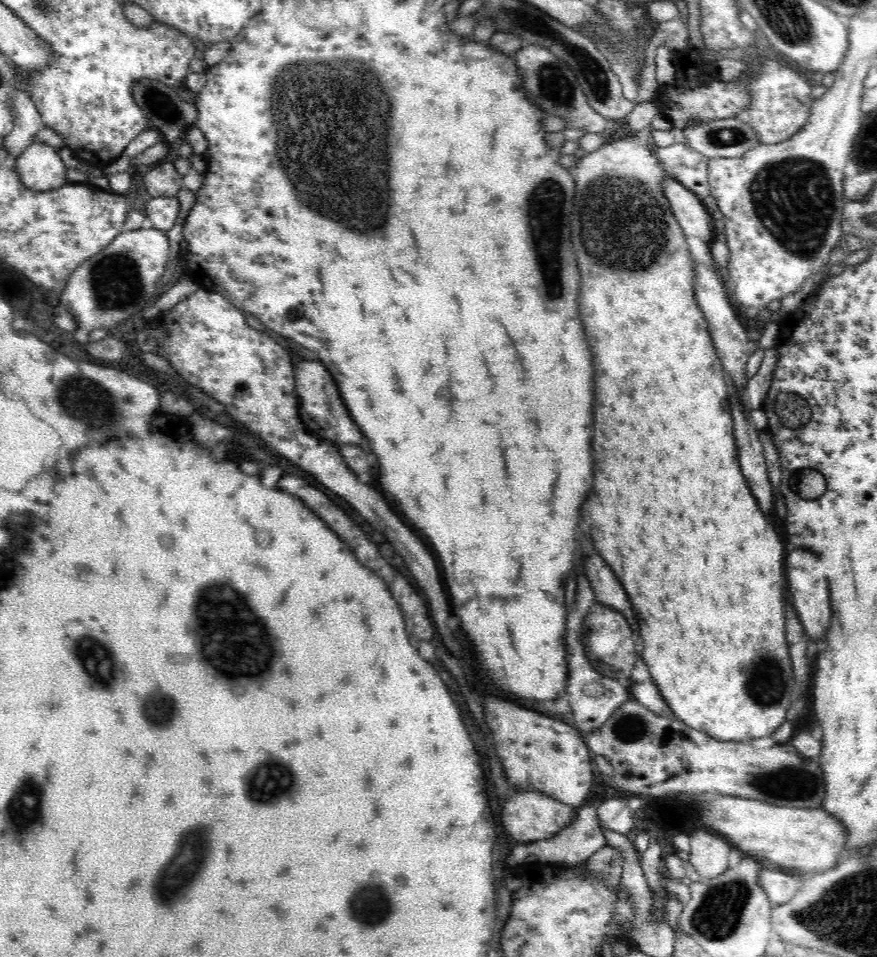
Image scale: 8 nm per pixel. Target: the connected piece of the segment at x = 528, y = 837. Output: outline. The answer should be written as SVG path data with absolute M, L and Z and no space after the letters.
M514 790L514 794L502 804L500 820L516 843L530 844L558 837L562 828L576 820L576 811L574 807L562 804L547 794L535 790Z

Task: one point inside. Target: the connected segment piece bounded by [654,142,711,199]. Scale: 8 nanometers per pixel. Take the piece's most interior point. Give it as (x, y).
(679, 160)

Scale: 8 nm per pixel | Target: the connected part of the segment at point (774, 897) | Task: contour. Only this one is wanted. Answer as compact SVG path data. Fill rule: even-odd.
M762 868L758 883L765 890L772 908L779 904L786 904L795 898L796 892L798 892L798 884L794 879L794 874L785 870L774 871Z

